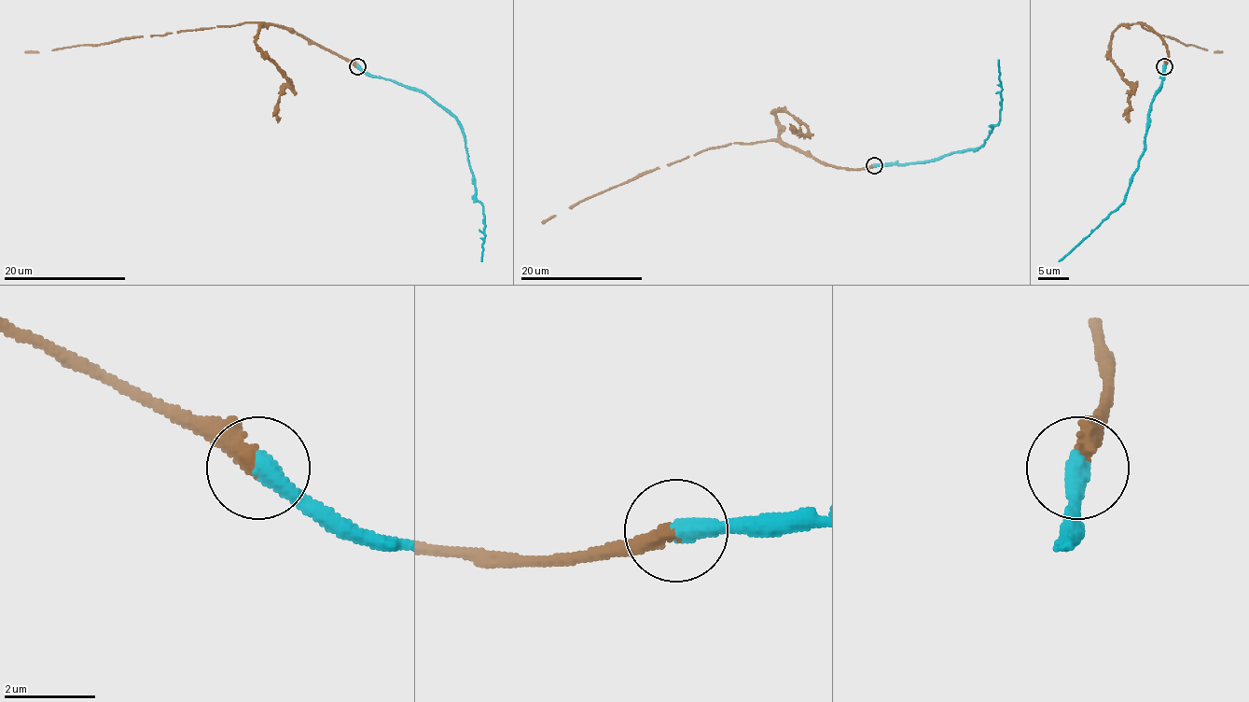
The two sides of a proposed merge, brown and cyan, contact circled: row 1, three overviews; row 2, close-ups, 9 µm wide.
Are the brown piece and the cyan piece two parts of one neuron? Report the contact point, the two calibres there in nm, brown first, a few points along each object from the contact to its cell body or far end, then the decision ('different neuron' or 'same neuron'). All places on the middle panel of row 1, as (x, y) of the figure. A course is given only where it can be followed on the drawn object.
place (874, 165); calibres 360 and 440 nm; course brown (873, 165), (853, 169), (825, 165), (774, 140), (728, 144), (641, 173), (541, 221); course cyan (873, 165), (937, 161), (976, 149), (983, 144), (999, 122), (1002, 87), (997, 59); same neuron

